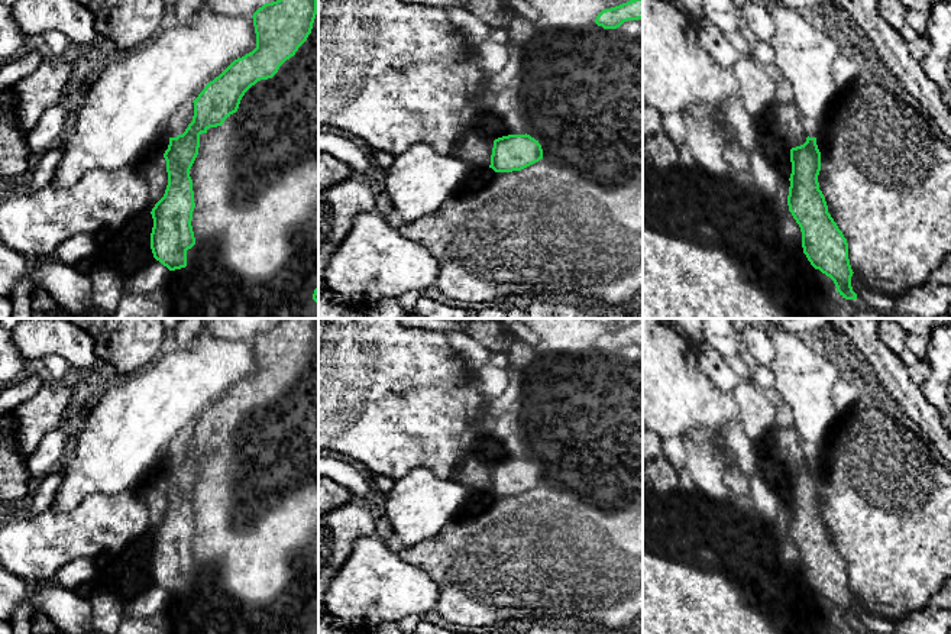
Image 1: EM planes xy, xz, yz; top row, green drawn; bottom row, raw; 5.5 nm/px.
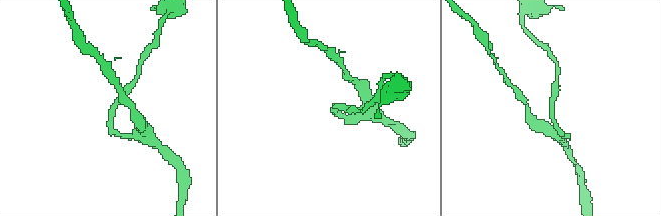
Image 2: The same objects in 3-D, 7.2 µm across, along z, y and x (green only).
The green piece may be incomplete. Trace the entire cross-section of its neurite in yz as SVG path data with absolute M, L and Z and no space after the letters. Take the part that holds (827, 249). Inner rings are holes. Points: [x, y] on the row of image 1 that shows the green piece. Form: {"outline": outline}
{"outline": "M806 138L800 146L790 149L789 211L800 227L802 248L815 269L829 276L837 292L845 300L857 300L851 287L853 269L848 259L848 243L828 213L819 190L821 152L816 138Z"}

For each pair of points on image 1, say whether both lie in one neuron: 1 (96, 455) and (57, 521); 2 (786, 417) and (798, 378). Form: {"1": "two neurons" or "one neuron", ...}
{"1": "two neurons", "2": "two neurons"}

